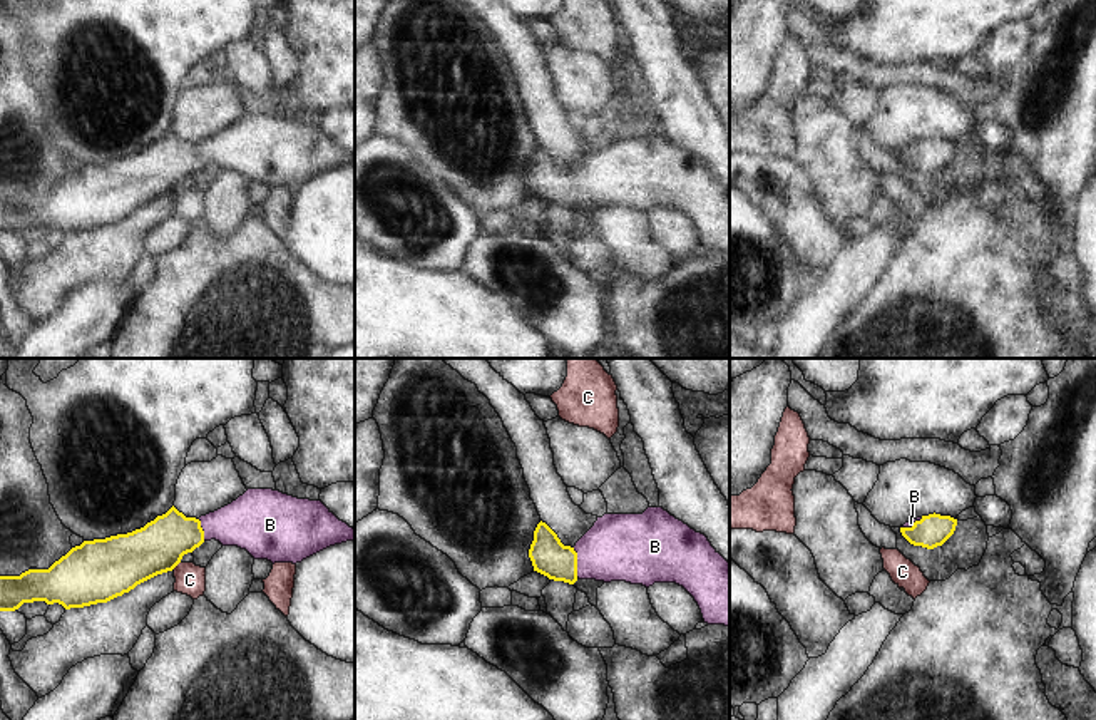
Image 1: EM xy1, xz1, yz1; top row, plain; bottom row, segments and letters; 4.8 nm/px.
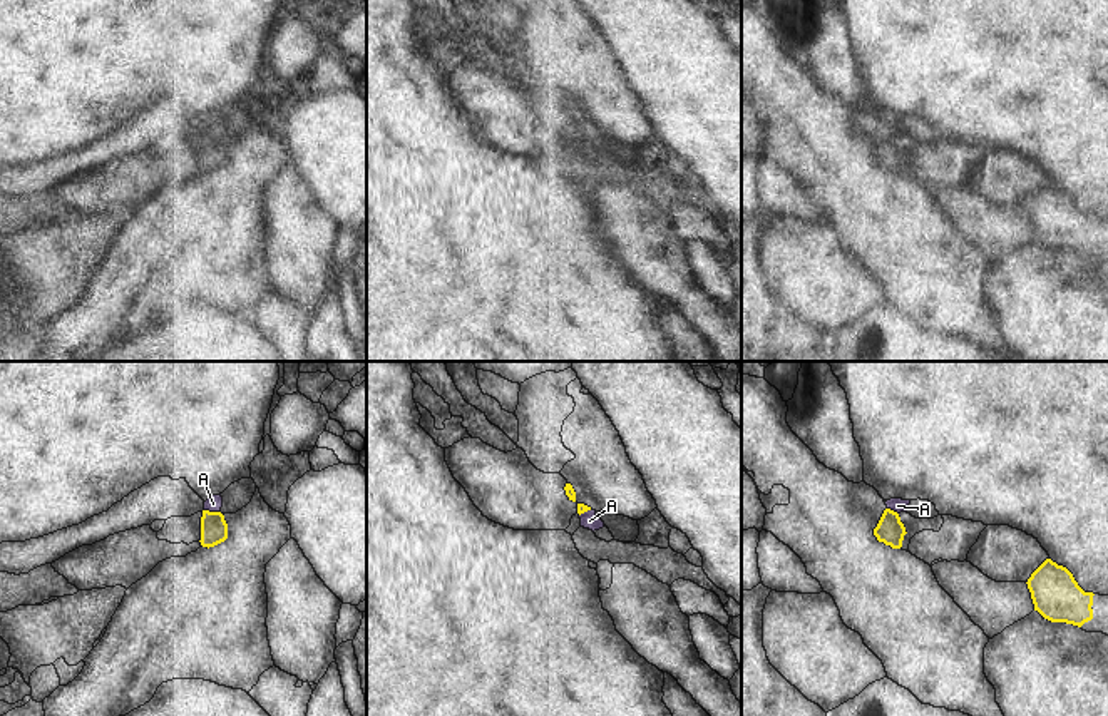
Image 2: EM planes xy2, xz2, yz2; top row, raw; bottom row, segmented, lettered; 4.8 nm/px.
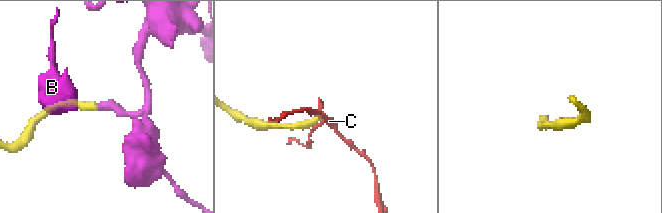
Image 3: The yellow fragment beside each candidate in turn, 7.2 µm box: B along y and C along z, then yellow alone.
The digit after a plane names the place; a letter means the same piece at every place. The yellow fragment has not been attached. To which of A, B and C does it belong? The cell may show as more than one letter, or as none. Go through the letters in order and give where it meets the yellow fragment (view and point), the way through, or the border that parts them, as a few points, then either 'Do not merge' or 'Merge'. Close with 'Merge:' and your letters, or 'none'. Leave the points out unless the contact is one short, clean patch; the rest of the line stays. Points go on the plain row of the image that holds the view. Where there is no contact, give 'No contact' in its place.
A: Touches yellow at xy2 (213, 138). Boundary: xy2 (205, 134), (220, 138). Do not merge
B: Touches yellow at xz1 (576, 188). Path across: xz1 (549, 181), (559, 188), (576, 188), (619, 171). Merge
C: Touches yellow at xy1 (176, 190). Boundary: xy1 (179, 186), (173, 193). Do not merge
Merge: B.

